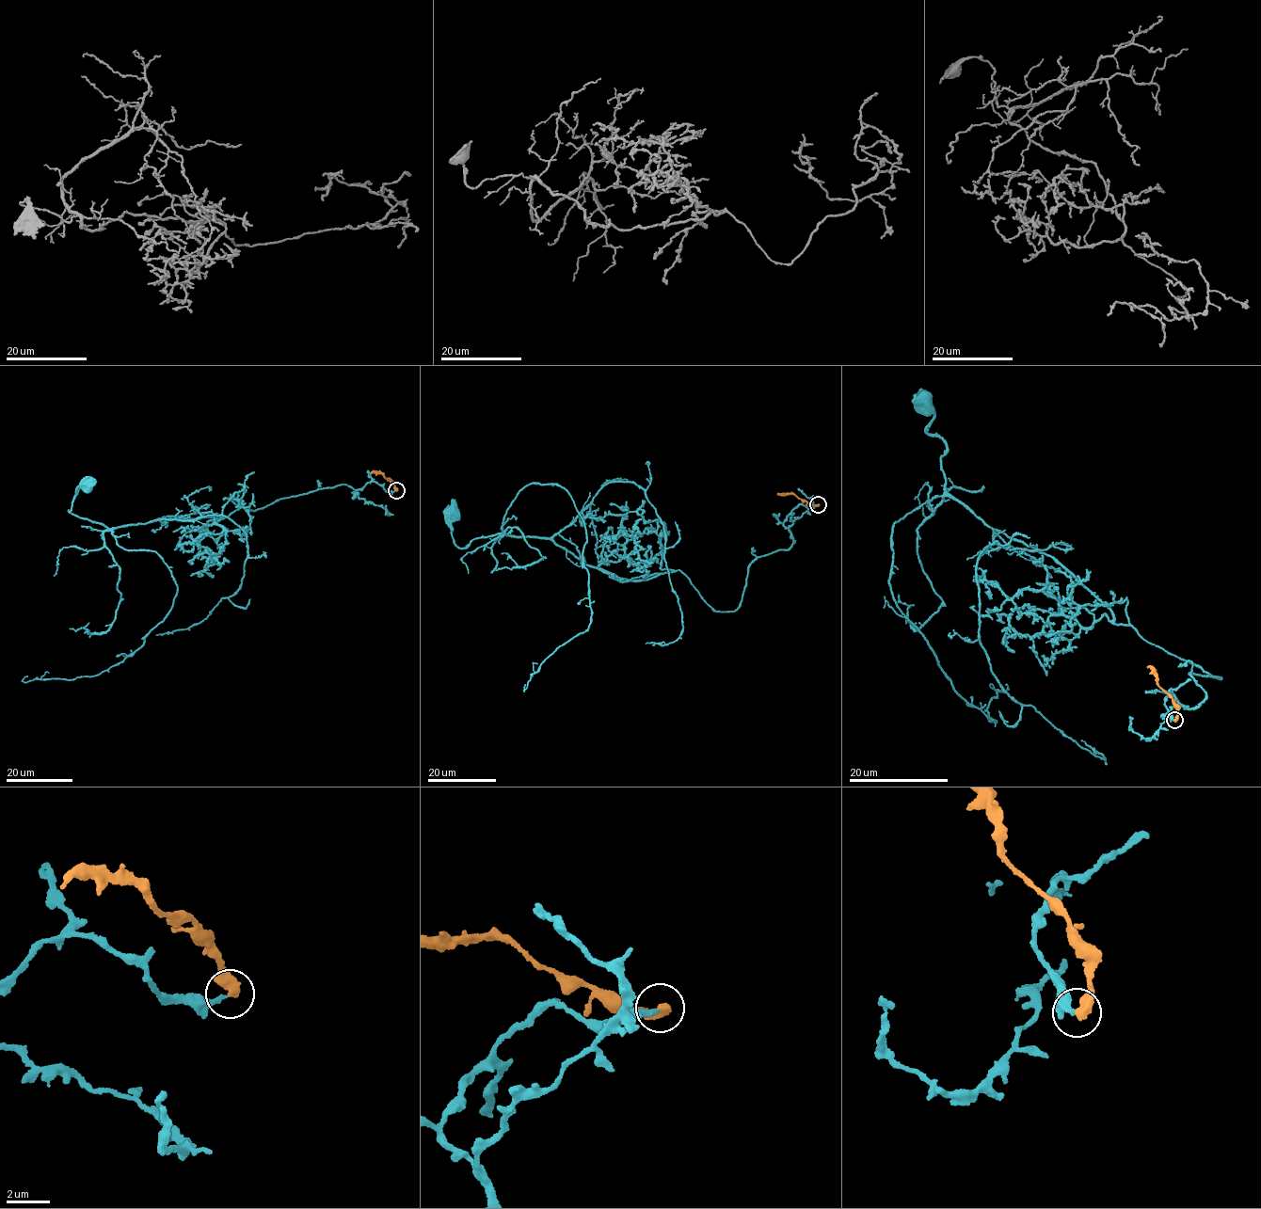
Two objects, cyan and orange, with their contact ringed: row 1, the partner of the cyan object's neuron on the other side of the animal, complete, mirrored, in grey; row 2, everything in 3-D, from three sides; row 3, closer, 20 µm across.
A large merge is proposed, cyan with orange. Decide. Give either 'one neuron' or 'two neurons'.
two neurons

